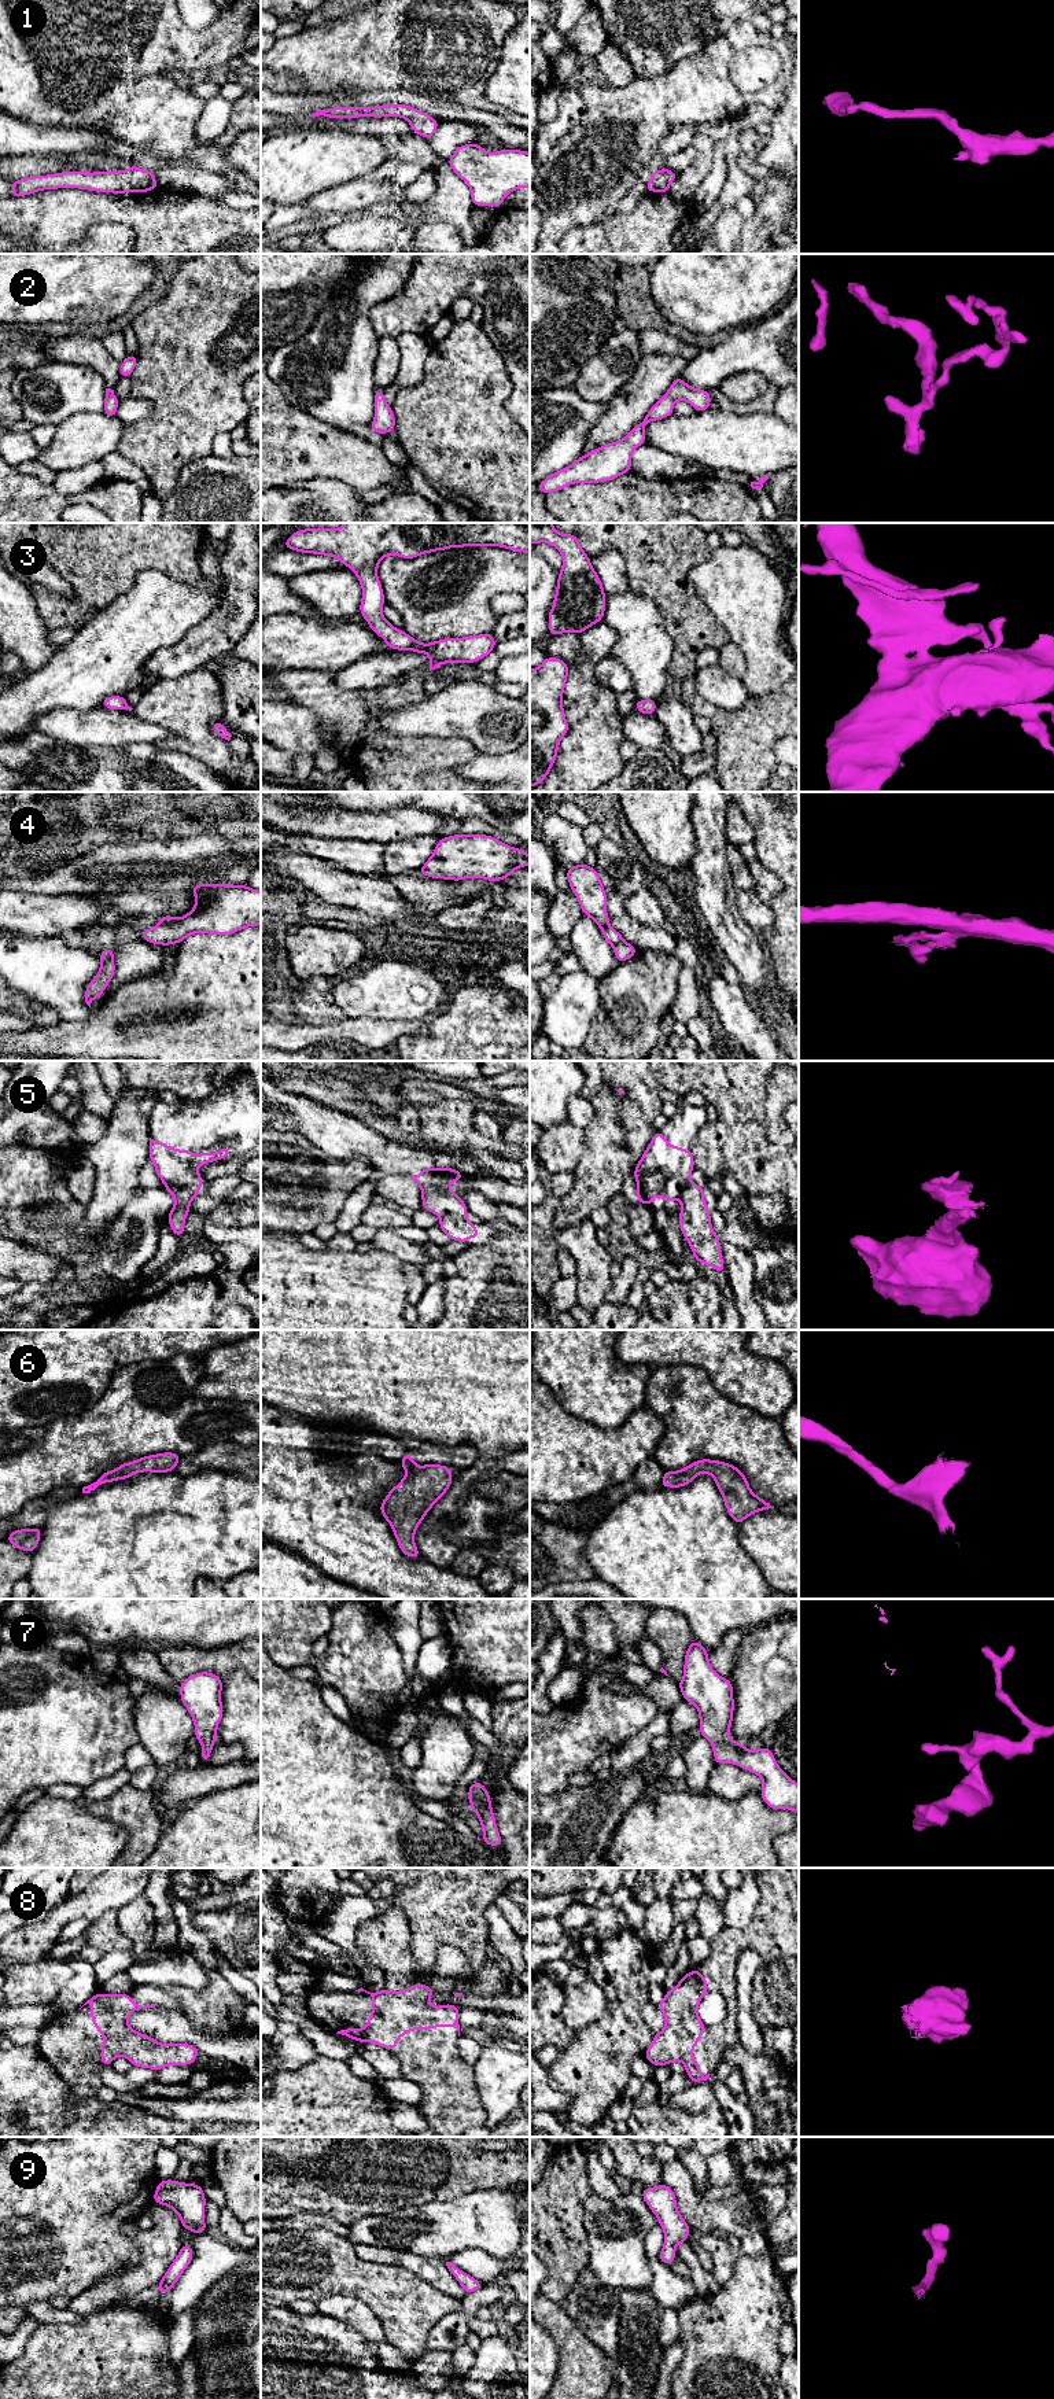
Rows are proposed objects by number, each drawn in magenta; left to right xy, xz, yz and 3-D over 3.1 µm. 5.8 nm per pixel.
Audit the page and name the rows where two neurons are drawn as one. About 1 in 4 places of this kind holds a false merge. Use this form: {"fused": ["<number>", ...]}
{"fused": ["5"]}

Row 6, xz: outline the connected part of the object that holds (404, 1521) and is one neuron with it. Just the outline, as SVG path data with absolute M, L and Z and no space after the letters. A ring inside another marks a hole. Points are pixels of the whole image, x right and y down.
M409 1451L405 1452L399 1463L408 1473L397 1486L388 1490L379 1510L391 1525L401 1551L408 1558L420 1558L414 1533L425 1514L446 1495L453 1474L449 1466L416 1466Z

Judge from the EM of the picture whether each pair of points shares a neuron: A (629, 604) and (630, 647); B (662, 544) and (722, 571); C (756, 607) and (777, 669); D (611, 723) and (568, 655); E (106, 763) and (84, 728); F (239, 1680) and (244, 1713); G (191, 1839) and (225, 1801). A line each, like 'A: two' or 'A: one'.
A: one
B: two
C: one
D: two
E: two
F: one
G: one

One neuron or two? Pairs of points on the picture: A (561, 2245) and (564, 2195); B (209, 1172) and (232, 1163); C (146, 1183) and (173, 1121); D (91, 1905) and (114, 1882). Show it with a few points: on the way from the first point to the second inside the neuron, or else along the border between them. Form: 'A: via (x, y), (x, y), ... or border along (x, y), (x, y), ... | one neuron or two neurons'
A: via (559, 2233), (561, 2207) | one neuron
B: via (214, 1169), (227, 1167) | one neuron
C: border along (148, 1156), (155, 1174), (170, 1193) | two neurons
D: via (96, 1900), (109, 1887) | one neuron

